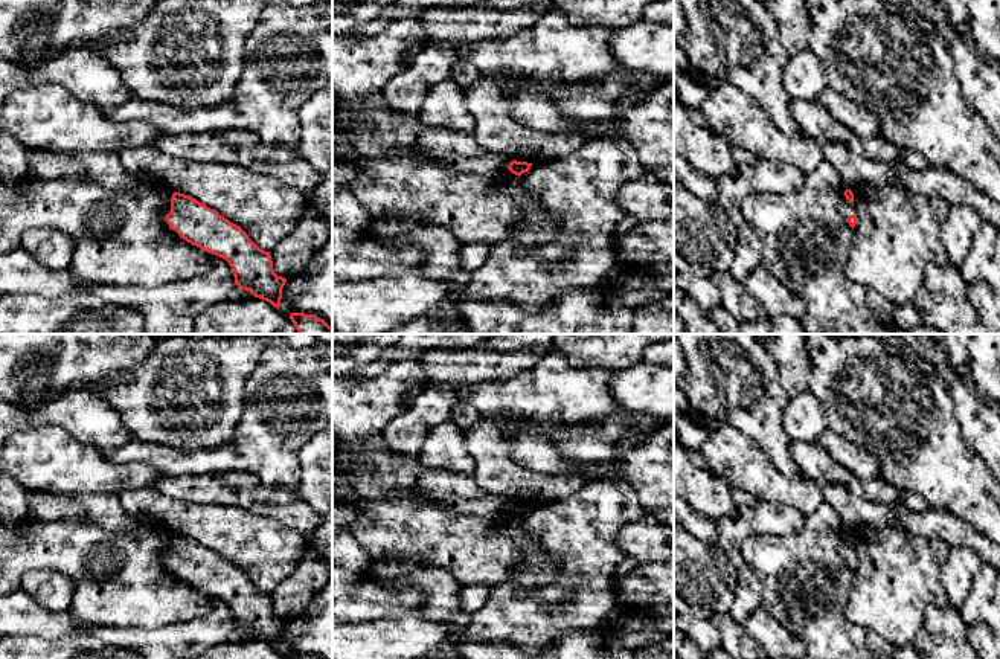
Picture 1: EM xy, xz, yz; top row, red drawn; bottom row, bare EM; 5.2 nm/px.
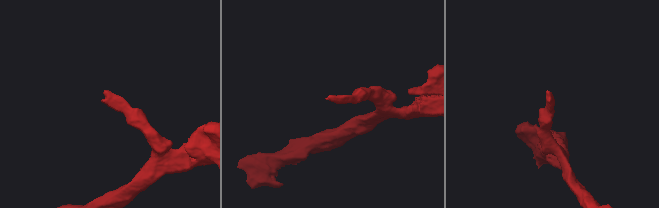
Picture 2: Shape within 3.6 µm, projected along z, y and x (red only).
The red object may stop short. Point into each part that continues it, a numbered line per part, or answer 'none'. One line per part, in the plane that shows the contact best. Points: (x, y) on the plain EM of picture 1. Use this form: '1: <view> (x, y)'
1: yz (846, 551)

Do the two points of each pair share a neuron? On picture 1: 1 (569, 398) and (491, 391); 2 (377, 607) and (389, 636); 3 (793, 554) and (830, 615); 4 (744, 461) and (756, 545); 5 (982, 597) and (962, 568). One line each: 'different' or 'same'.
1: same
2: different
3: same
4: different
5: different

